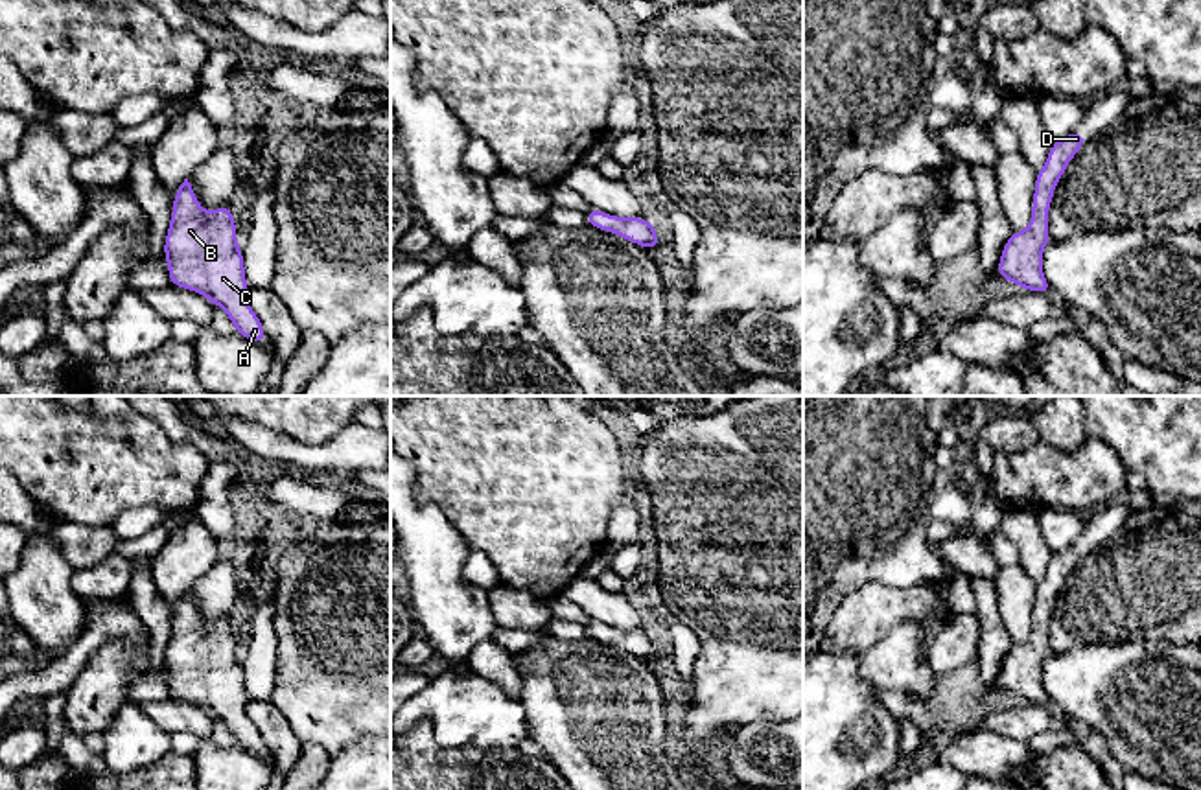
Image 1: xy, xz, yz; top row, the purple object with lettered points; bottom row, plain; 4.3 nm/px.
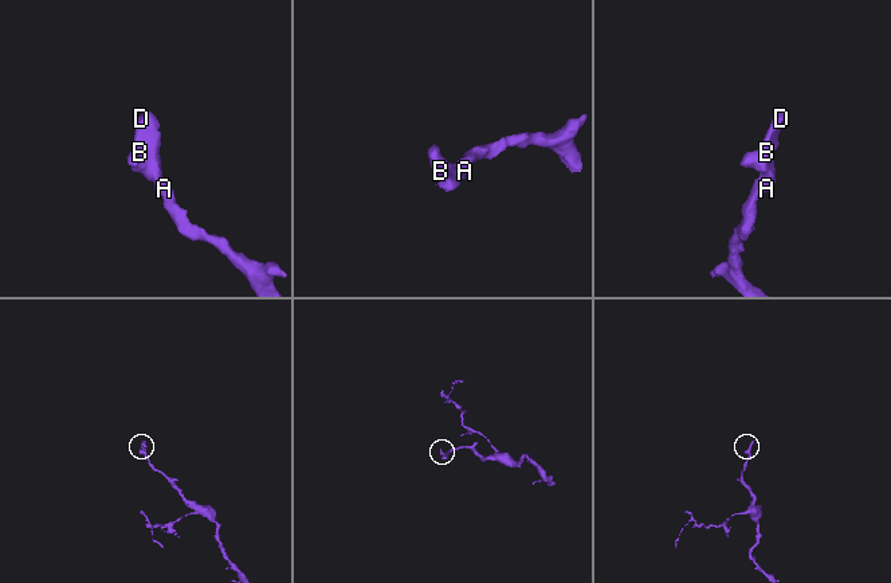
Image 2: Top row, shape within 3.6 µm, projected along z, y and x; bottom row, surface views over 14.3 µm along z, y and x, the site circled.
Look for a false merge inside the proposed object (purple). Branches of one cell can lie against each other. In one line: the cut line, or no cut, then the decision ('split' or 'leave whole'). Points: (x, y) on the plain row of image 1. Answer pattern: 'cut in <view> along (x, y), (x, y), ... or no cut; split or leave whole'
no cut; leave whole

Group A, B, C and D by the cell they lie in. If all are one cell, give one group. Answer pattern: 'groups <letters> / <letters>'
groups A B C D

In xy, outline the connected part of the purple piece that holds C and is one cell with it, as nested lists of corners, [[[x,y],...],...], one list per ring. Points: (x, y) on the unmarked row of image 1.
[[[188,591],[173,608],[164,652],[169,698],[195,703],[227,724],[236,746],[267,757],[265,742],[245,707],[245,676],[230,615],[206,624]]]

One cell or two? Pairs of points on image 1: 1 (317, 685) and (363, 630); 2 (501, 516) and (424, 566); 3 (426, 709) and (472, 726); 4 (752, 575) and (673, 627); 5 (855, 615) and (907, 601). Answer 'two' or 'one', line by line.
1: one
2: two
3: one
4: two
5: one

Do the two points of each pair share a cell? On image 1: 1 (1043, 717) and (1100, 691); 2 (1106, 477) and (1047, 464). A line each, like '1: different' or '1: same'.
1: different
2: same

